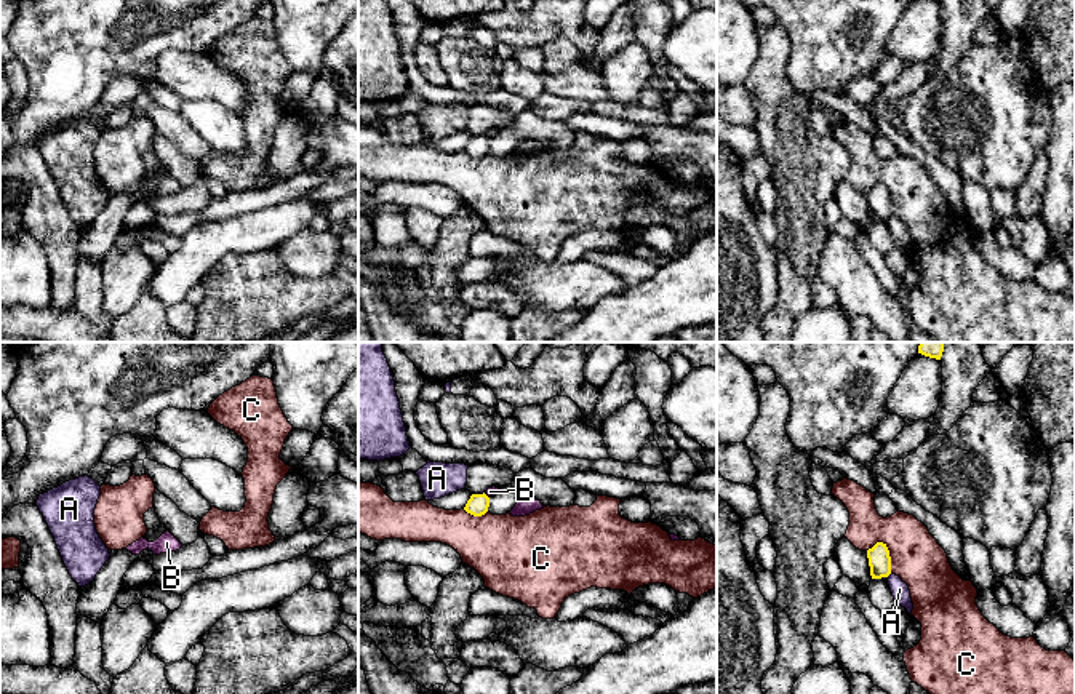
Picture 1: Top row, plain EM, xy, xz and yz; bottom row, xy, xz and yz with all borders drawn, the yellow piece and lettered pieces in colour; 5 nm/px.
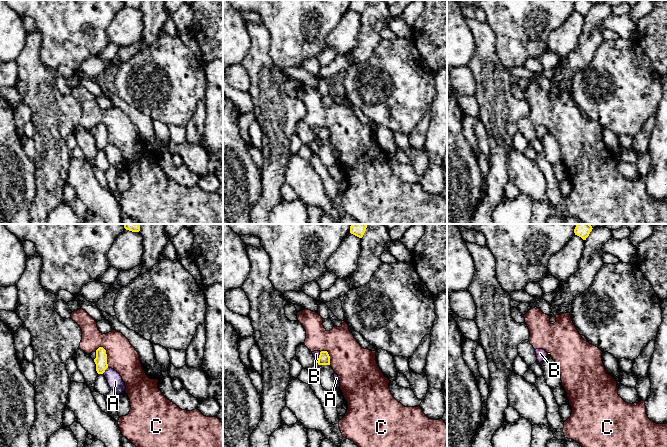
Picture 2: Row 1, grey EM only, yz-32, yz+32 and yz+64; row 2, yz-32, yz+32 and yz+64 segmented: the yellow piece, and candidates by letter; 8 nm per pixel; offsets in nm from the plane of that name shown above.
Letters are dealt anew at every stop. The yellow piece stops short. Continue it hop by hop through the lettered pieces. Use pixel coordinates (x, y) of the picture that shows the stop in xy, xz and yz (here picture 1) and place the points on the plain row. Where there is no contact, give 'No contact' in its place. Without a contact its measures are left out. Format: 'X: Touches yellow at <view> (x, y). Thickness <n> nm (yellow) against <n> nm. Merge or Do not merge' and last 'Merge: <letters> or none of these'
A: Touches yellow at yz (888, 216). Thickness 110 nm (yellow) against 90 nm. Do not merge
B: Touches yellow at xz (487, 138). Thickness 110 nm (yellow) against 50 nm. Do not merge
C: Touches yellow at yz (888, 197). Thickness 110 nm (yellow) against 260 nm. Do not merge
Merge: none of these

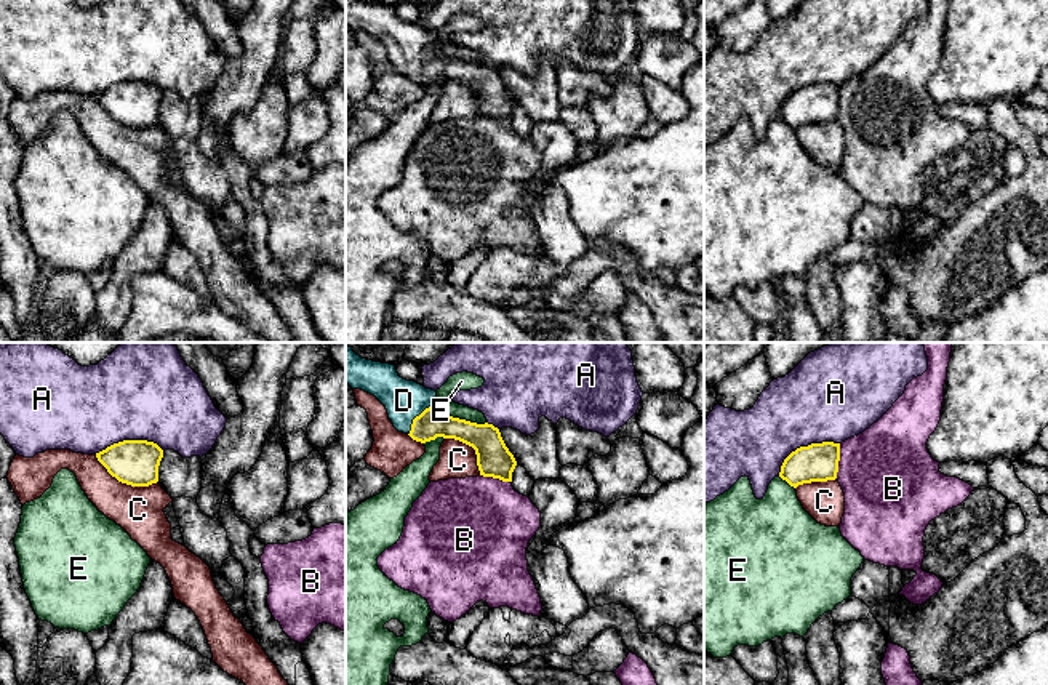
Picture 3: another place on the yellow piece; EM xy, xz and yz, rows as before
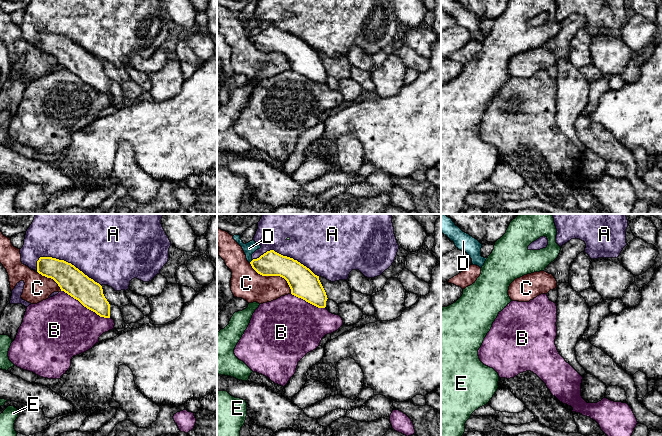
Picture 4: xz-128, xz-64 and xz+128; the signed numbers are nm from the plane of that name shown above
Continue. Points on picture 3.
A: Touches yellow at yz (804, 88). Thickness 190 nm (yellow) against 420 nm. Do not merge
B: Touches yellow at yz (839, 101). Thickness 190 nm (yellow) against 460 nm. Do not merge
C: Touches yellow at xy (125, 124). Thickness 220 nm (yellow) against 240 nm. Do not merge
D: Touches yellow at xz (415, 60). Thickness 150 nm (yellow) against 200 nm. Merge
E: Touches yellow at xz (458, 60). Thickness 160 nm (yellow) against 100 nm. Do not merge
Merge: D

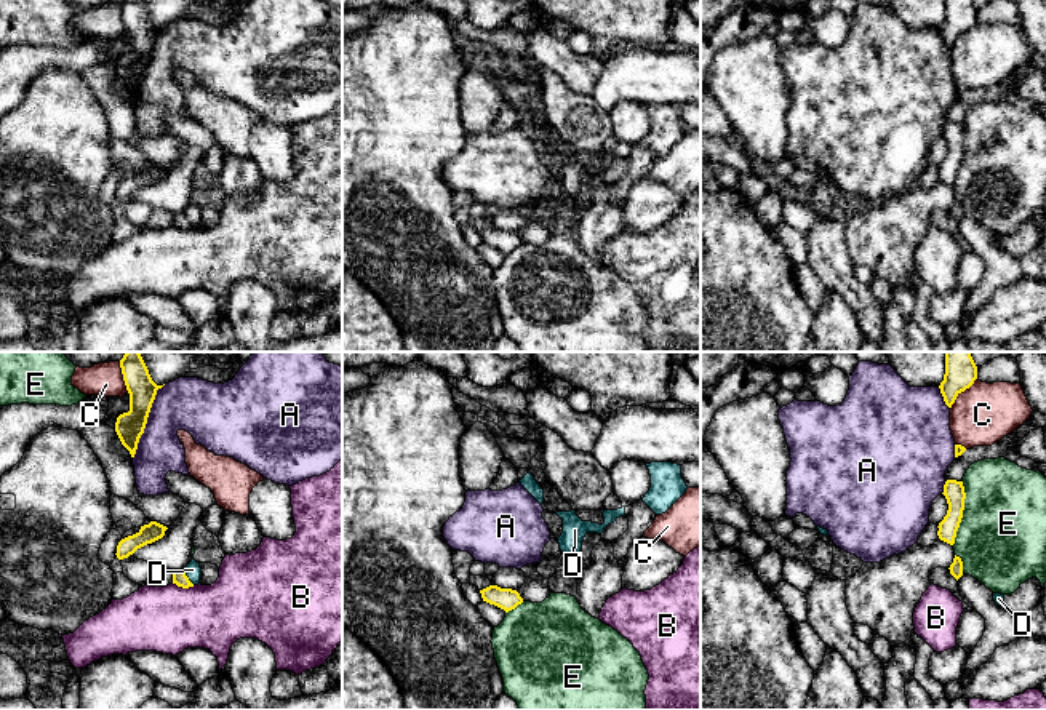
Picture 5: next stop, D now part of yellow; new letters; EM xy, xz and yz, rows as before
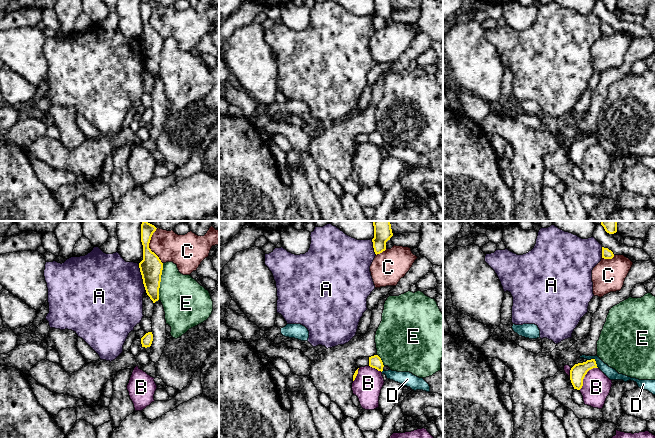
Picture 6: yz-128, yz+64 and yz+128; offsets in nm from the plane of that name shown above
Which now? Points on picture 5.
A: Touches yellow at xy (146, 63). Thickness 150 nm (yellow) against 280 nm. Do not merge
B: Touches yellow at xy (184, 229). Thickness 70 nm (yellow) against 340 nm. Do not merge
C: Touches yellow at yz (962, 32). Thickness 160 nm (yellow) against 300 nm. Do not merge
D: Touches yellow at xy (187, 219). Thickness 70 nm (yellow) against 80 nm. Do not merge
E: Touches yellow at yz (962, 155). Thickness 110 nm (yellow) against 440 nm. Do not merge
Merge: none of these

